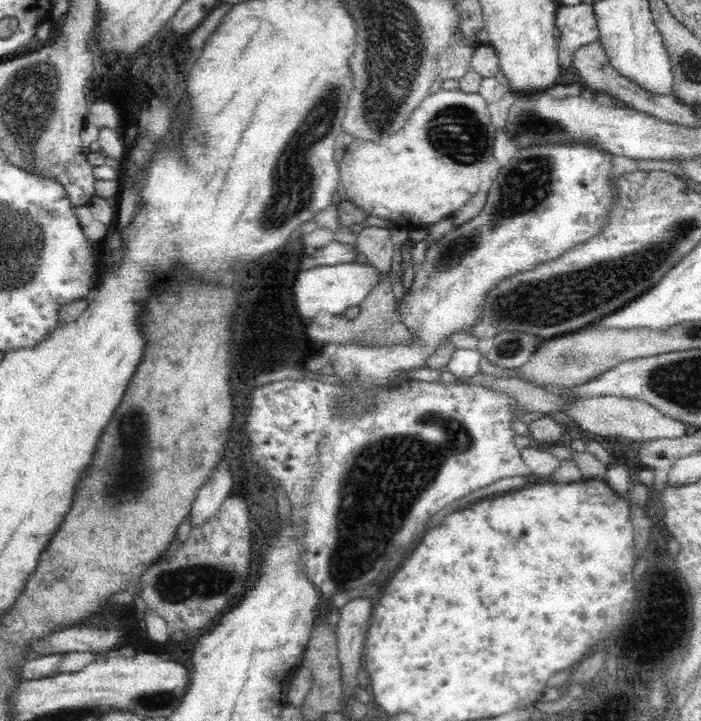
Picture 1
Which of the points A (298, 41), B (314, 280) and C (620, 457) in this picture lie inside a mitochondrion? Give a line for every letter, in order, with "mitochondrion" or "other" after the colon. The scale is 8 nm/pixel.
A: other
B: other
C: other

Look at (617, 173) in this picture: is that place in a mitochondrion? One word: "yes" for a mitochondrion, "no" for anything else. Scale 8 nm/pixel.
no

